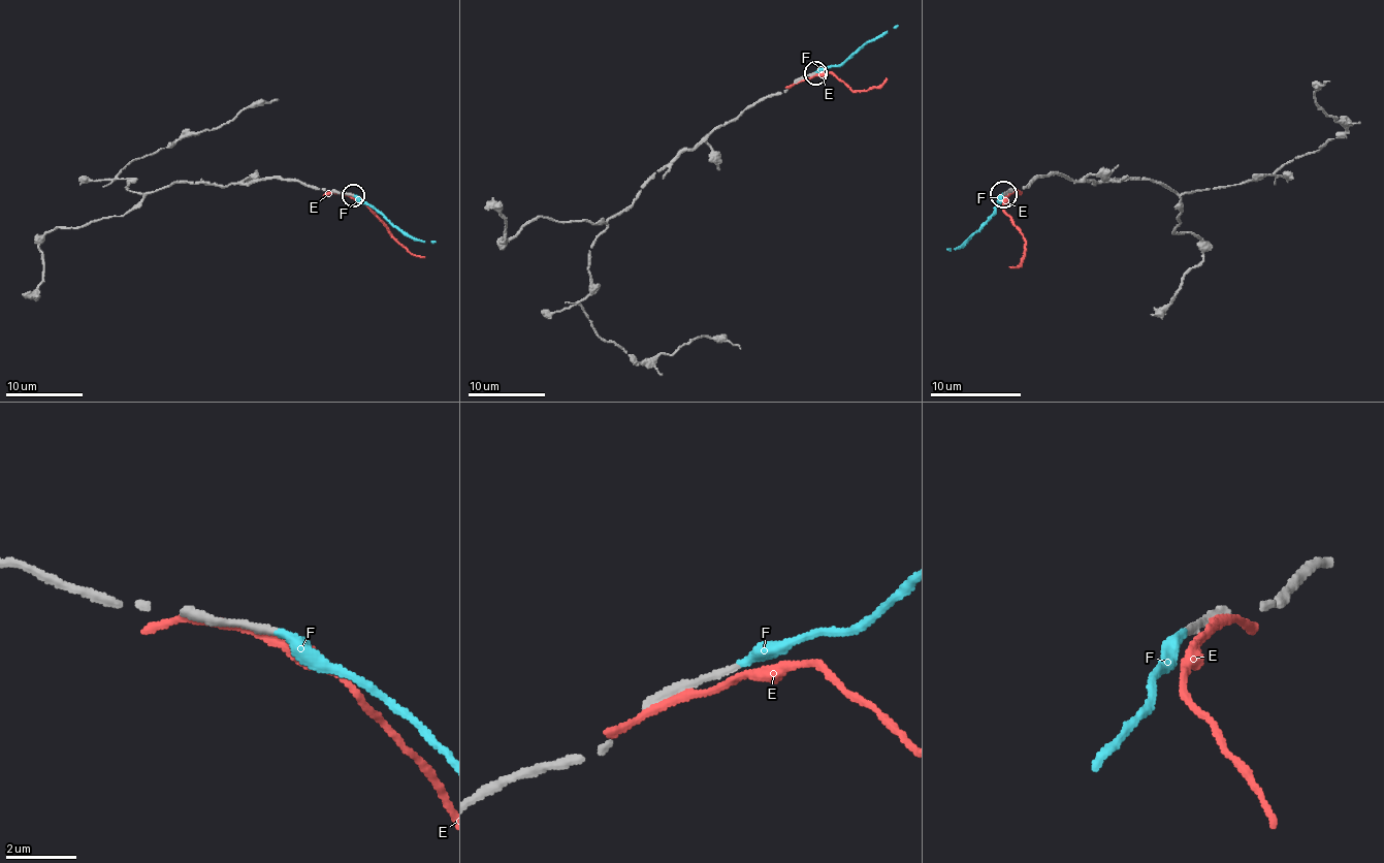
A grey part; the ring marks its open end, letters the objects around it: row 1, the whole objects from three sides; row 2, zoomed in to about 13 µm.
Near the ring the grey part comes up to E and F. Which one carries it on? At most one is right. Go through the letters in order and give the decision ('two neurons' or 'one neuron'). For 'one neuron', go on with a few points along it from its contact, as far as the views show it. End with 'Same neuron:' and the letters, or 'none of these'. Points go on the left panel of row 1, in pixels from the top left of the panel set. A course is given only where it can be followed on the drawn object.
E: two neurons
F: one neuron; course (351, 194), (357, 194), (411, 236), (436, 243)
Same neuron: F

